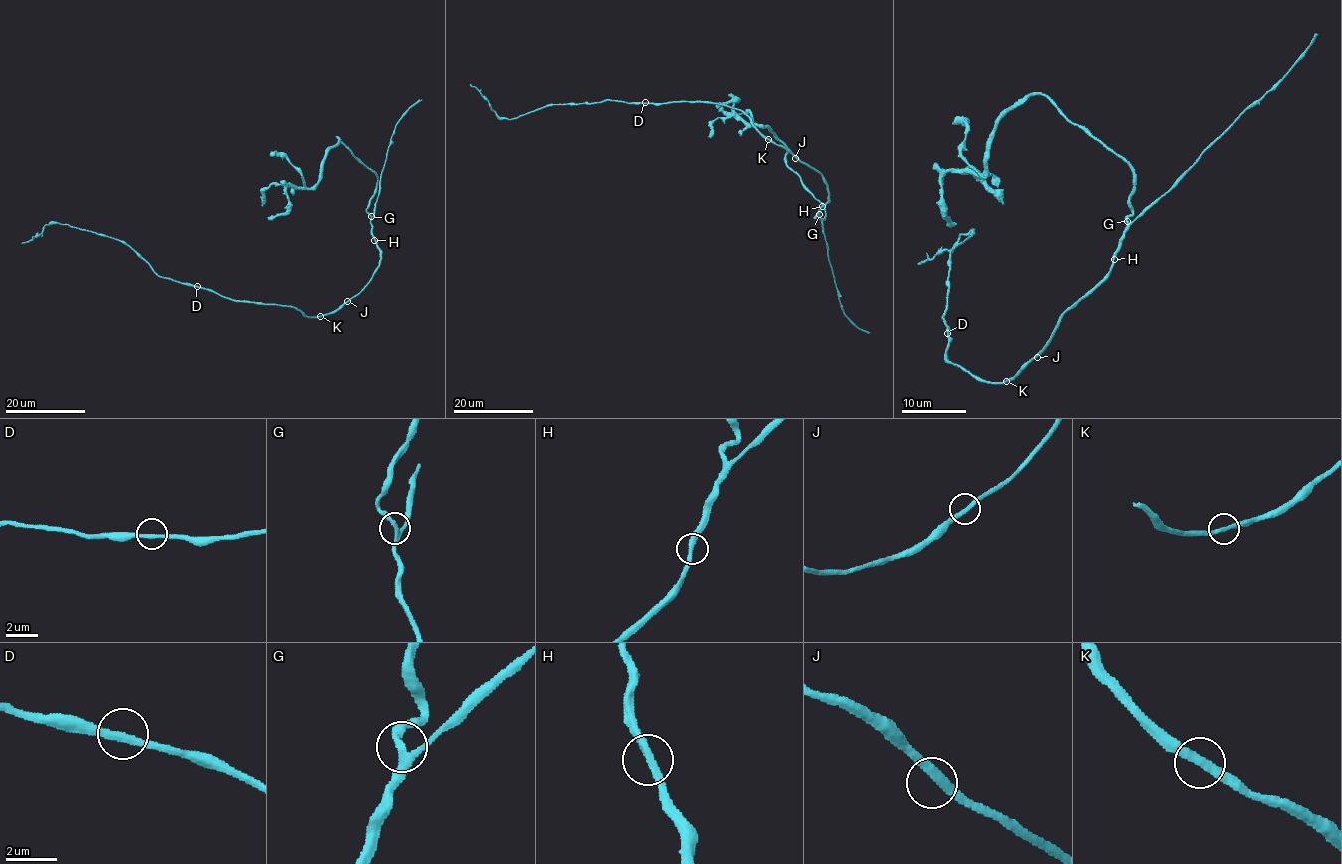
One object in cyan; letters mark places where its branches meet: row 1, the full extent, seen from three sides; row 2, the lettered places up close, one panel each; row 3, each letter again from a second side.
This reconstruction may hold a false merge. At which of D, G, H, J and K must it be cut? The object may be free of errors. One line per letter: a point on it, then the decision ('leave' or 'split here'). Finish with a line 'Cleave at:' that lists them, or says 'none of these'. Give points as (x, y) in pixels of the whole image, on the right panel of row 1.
D: at (947, 333); leave
G: at (1127, 221); leave
H: at (1114, 259); leave
J: at (1037, 357); leave
K: at (1006, 381); leave
Cleave at: none of these

